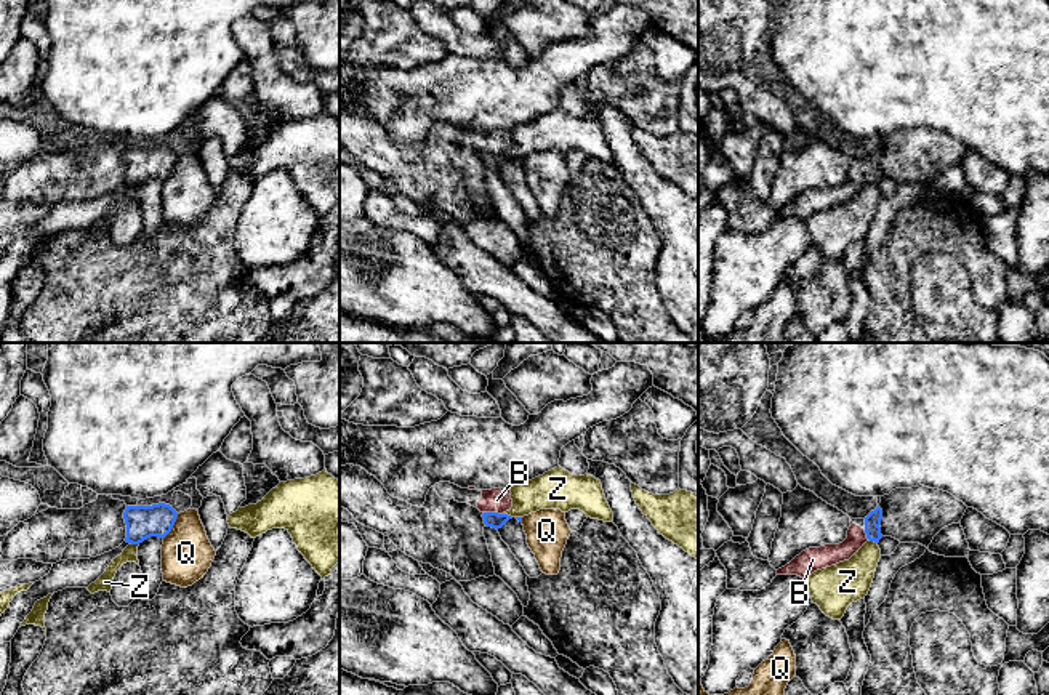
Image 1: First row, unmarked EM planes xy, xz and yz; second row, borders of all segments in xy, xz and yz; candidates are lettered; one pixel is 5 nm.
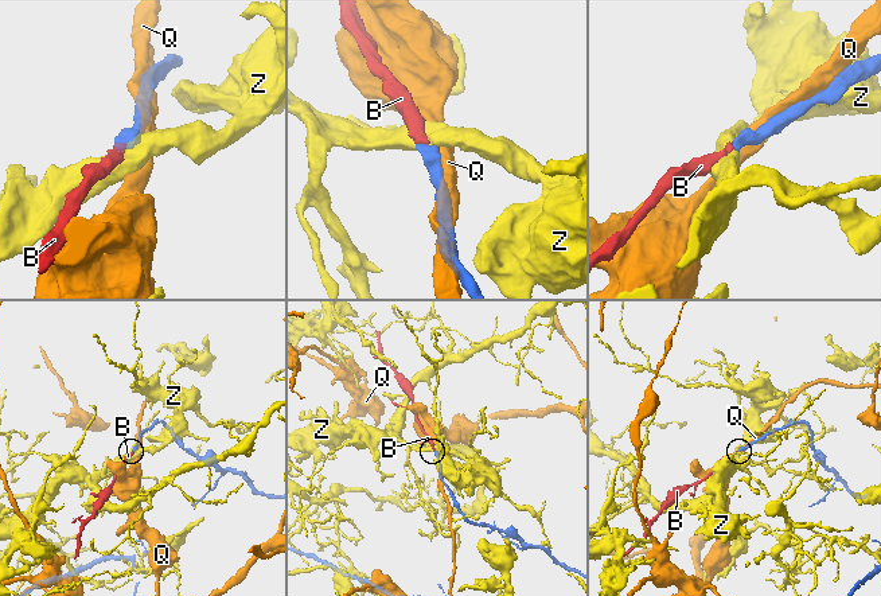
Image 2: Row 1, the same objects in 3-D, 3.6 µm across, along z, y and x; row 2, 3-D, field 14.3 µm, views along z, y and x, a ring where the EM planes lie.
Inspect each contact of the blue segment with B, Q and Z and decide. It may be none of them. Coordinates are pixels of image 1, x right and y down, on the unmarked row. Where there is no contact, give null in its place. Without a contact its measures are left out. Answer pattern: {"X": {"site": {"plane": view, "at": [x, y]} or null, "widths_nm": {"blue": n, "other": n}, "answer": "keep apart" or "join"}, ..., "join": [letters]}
{"B": {"site": {"plane": "xz", "at": [494, 154]}, "widths_nm": {"blue": 80, "other": 130}, "answer": "join"}, "Q": {"site": {"plane": "xy", "at": [172, 168]}, "widths_nm": {"blue": 160, "other": 260}, "answer": "keep apart"}, "Z": {"site": {"plane": "xz", "at": [506, 156]}, "widths_nm": {"blue": 80, "other": 180}, "answer": "keep apart"}, "join": ["B"]}

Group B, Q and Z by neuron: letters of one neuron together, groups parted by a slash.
B / Q / Z

